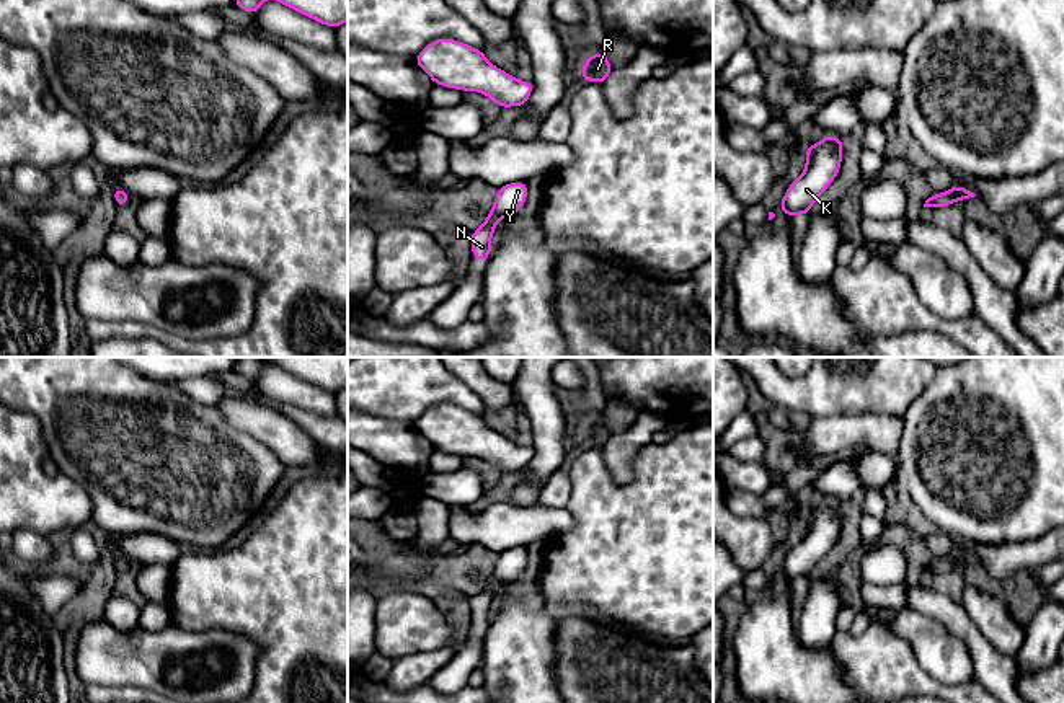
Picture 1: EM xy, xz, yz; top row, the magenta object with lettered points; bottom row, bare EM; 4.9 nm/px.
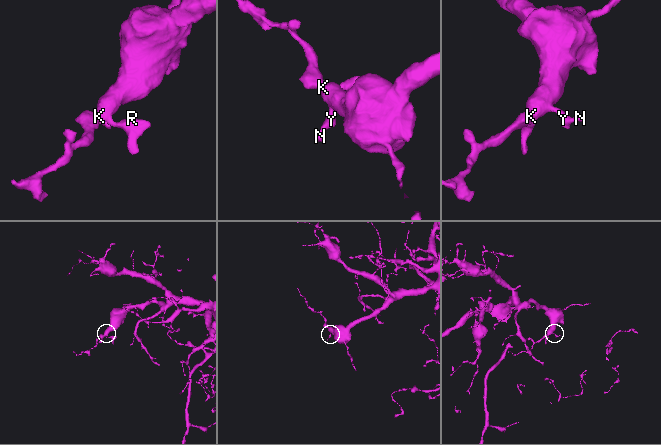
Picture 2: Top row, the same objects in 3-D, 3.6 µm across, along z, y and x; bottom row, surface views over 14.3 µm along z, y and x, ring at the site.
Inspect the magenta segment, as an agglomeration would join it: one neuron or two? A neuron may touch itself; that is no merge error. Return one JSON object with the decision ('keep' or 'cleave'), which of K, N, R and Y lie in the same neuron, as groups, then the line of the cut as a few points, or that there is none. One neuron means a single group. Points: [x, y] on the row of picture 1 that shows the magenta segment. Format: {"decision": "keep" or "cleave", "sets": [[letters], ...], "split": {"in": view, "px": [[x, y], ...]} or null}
{"decision": "keep", "sets": [["K", "N", "R", "Y"]], "split": null}

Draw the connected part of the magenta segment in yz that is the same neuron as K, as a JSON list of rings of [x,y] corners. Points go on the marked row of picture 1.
[[[822,135],[821,142],[806,147],[806,166],[801,176],[787,188],[778,214],[796,217],[811,210],[816,199],[837,178],[845,142],[836,135]]]

